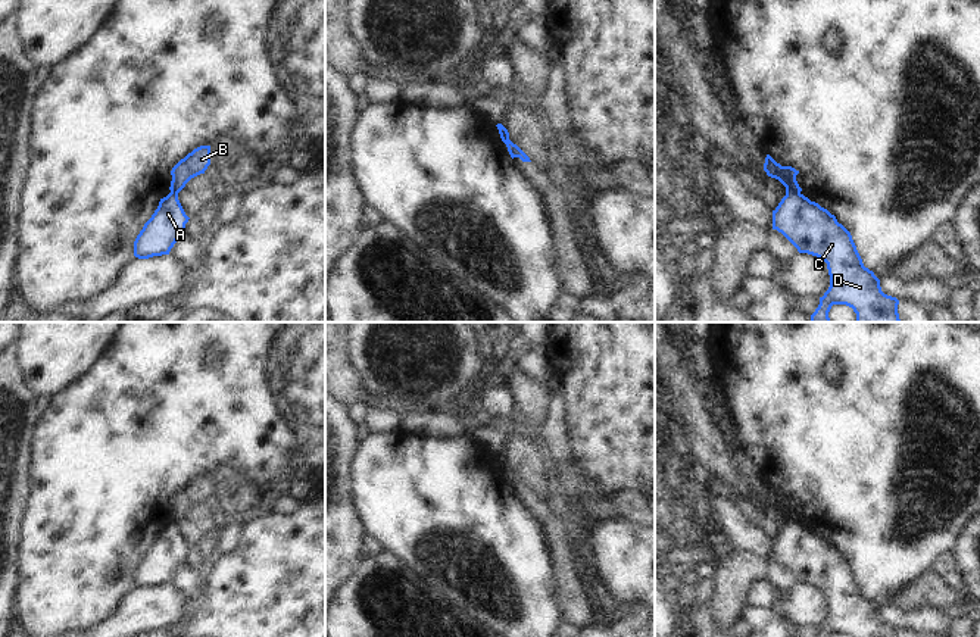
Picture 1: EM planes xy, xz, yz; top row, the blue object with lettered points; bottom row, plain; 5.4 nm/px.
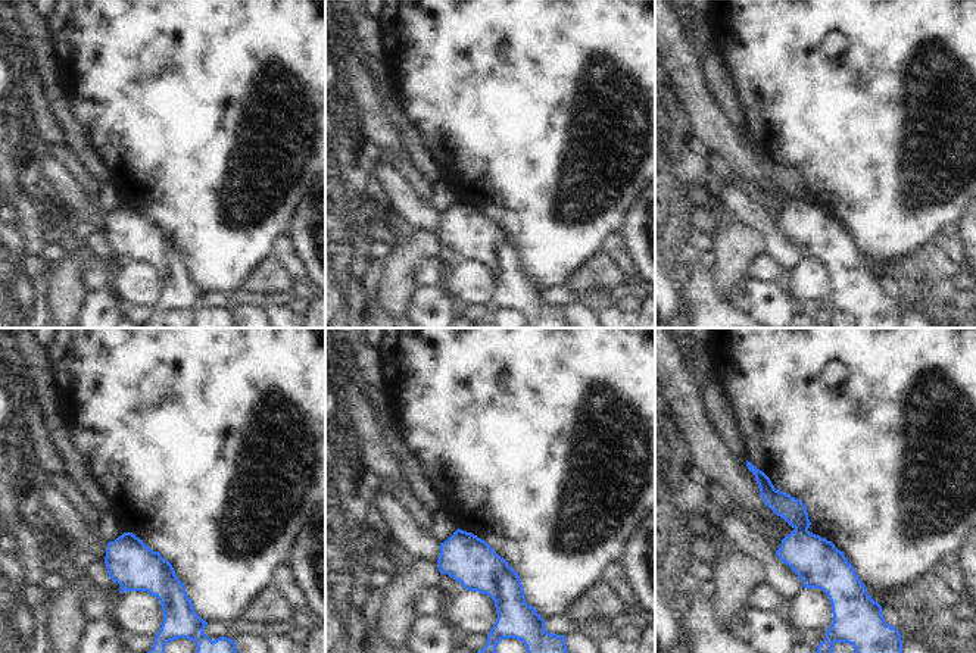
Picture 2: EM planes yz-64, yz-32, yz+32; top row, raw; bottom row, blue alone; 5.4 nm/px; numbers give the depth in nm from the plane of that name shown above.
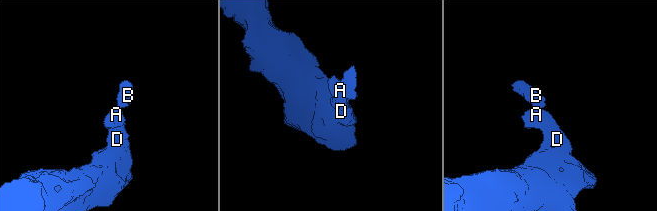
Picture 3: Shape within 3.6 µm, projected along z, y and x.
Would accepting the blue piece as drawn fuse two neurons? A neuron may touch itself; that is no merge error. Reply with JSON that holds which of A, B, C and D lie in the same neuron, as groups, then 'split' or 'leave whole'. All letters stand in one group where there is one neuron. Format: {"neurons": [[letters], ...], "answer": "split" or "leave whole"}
{"neurons": [["A", "C", "D"], ["B"]], "answer": "split"}

